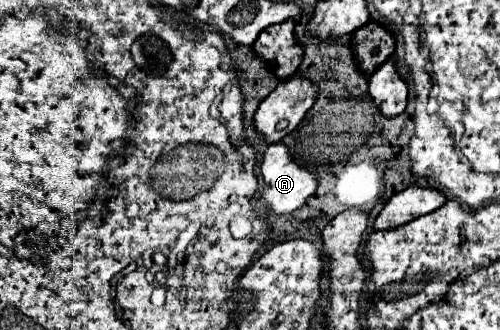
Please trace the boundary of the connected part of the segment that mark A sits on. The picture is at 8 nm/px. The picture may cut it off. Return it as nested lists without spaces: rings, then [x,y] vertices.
[[[278,142],[278,144],[272,144],[266,148],[264,156],[262,156],[262,162],[260,162],[260,174],[262,174],[262,180],[264,180],[264,190],[262,190],[262,196],[260,196],[260,202],[268,208],[268,212],[274,212],[274,214],[292,214],[294,210],[298,210],[306,198],[316,190],[316,176],[304,168],[300,168],[288,154],[288,148]]]

